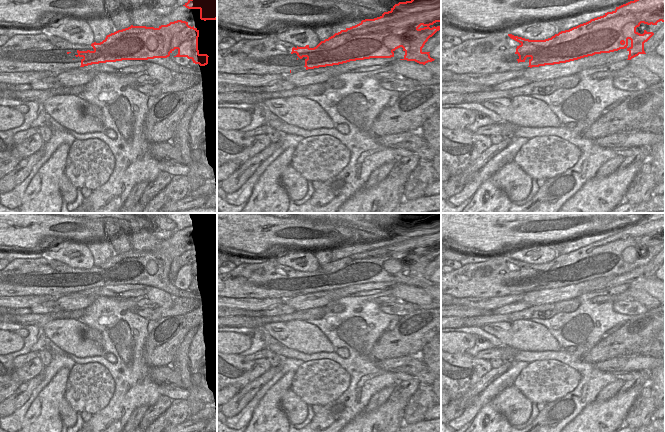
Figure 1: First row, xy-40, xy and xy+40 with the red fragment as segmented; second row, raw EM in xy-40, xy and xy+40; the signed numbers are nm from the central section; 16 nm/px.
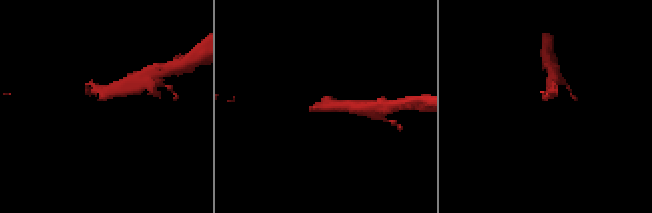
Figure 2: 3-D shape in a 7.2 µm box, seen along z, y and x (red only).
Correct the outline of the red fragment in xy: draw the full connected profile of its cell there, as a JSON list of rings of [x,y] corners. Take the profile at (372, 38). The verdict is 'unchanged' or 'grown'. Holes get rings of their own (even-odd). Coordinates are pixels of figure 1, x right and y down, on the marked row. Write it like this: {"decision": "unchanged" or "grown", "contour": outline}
{"decision": "grown", "contour": [[[411,0],[395,4],[390,11],[380,17],[362,20],[359,24],[341,30],[333,36],[321,41],[318,45],[298,47],[277,36],[277,31],[266,33],[263,39],[243,39],[233,46],[217,50],[217,73],[230,74],[282,74],[291,73],[289,69],[299,58],[305,57],[305,68],[339,65],[350,61],[370,58],[391,58],[394,51],[400,47],[405,52],[400,60],[415,61],[425,65],[435,59],[430,52],[423,52],[422,48],[430,37],[441,29],[441,26],[432,27],[441,22],[441,0]]]}

